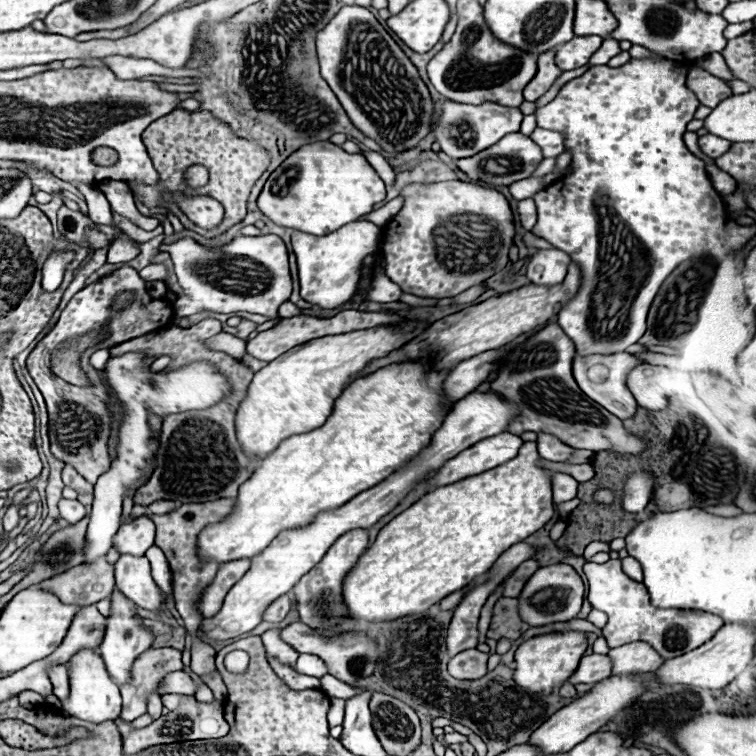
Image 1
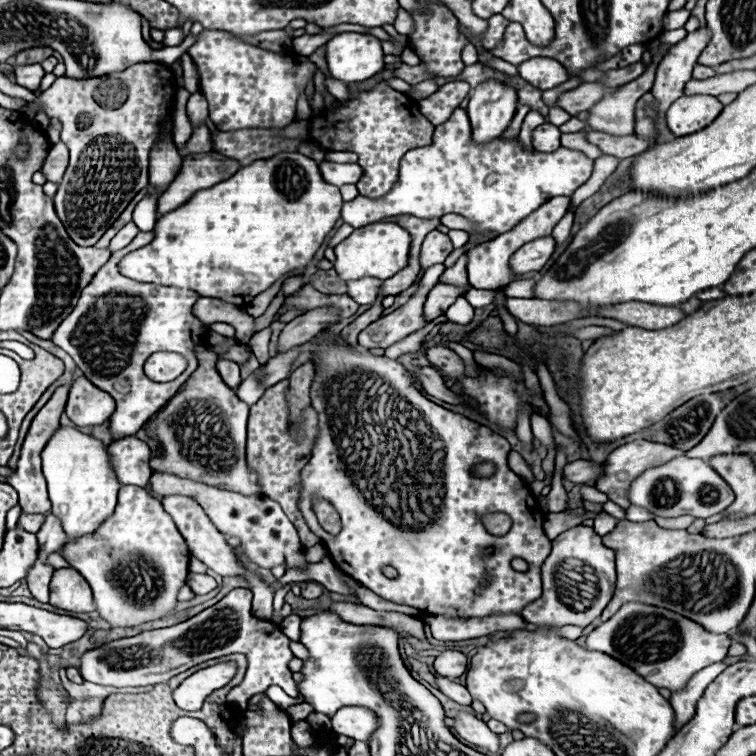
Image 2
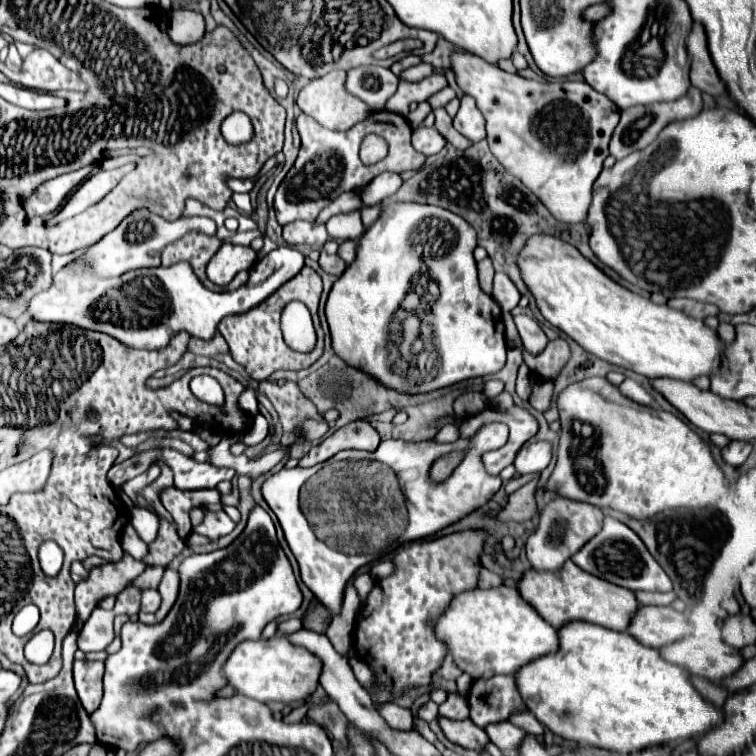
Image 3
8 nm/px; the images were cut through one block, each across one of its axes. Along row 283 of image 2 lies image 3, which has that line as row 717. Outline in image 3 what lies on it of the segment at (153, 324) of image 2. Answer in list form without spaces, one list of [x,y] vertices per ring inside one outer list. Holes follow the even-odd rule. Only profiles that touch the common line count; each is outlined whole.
[[[258,504],[252,508],[244,532],[230,546],[208,554],[192,554],[182,560],[178,572],[180,594],[168,616],[154,626],[146,626],[142,622],[126,622],[120,632],[122,648],[114,656],[106,658],[104,698],[98,710],[90,714],[90,718],[96,726],[98,742],[108,748],[124,748],[126,752],[134,752],[140,744],[158,740],[162,730],[144,714],[150,714],[162,702],[184,704],[192,700],[212,700],[214,692],[226,686],[222,666],[236,644],[242,640],[258,640],[270,620],[276,620],[278,616],[290,616],[302,604],[302,592],[294,580],[290,562],[278,544],[274,522],[270,514]]]

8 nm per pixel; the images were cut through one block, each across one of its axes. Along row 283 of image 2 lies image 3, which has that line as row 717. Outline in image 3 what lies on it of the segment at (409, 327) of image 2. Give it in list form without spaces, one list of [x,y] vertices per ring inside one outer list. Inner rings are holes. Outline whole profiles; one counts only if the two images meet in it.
[[[428,702],[424,704],[420,710],[418,710],[418,716],[424,720],[424,722],[432,722],[438,718],[438,706],[434,702]]]

